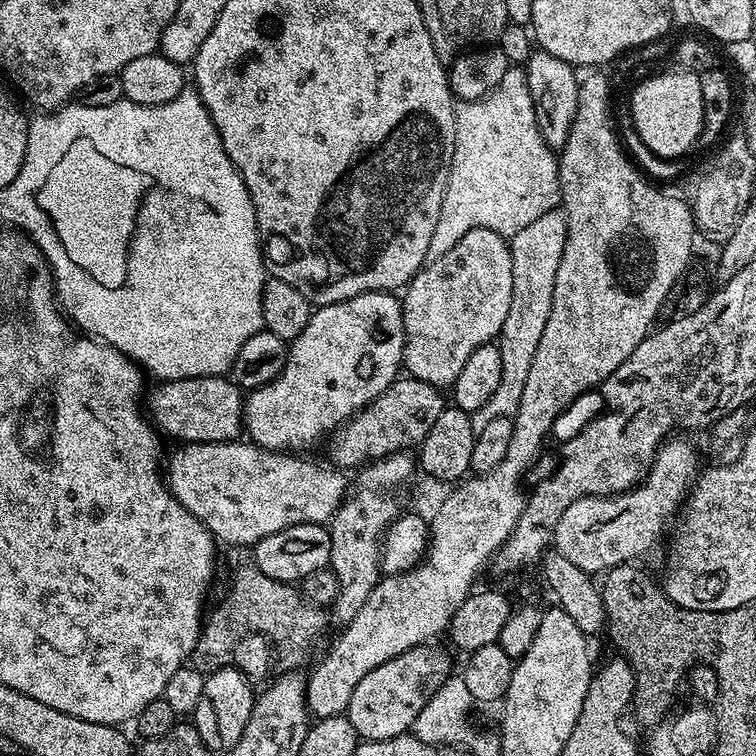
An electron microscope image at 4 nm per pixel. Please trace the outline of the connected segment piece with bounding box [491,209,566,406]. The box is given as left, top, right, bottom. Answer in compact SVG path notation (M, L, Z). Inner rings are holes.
M541 211L537 221L511 237L509 248L512 260L512 298L510 308L496 339L501 355L501 377L494 390L491 405L510 404L516 406L522 398L523 387L529 374L530 363L538 348L539 339L546 326L553 305L554 278L558 263L565 249L566 224L561 211Z

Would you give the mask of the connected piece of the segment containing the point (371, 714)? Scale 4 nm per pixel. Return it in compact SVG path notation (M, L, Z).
M432 642L419 644L406 650L406 654L398 654L398 658L390 658L390 662L382 662L382 666L370 670L370 674L354 686L346 715L361 741L389 740L411 733L418 710L430 702L434 690L438 690L453 671L451 658L434 645Z

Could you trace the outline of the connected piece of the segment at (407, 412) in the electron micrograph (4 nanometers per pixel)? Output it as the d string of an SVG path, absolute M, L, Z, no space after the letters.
M409 374L397 378L386 390L382 390L382 394L378 394L378 398L371 400L362 411L355 412L351 420L331 433L327 441L327 459L341 470L356 470L395 452L415 449L426 434L430 434L430 426L434 426L438 414L442 414L446 406L443 394L445 396L439 387L416 380Z

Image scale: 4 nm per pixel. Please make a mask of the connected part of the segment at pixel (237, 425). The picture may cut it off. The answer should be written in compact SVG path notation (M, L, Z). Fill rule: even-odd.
M191 376L181 380L170 380L155 385L157 388L151 392L146 400L146 412L151 423L165 437L173 436L176 442L189 444L227 444L241 435L244 426L244 402L245 397L241 389L232 383L231 379L224 376Z

